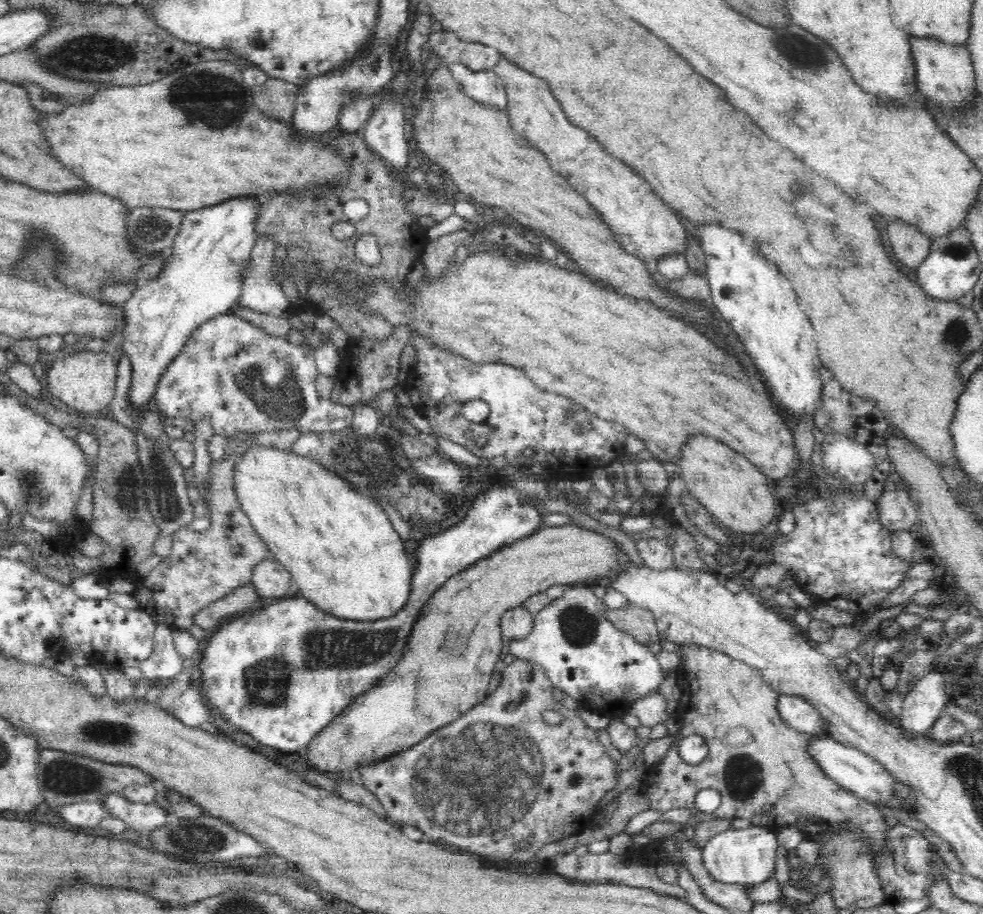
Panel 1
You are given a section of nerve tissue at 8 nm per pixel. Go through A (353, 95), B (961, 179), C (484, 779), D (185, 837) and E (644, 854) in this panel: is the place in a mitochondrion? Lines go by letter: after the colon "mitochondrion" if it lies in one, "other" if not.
A: other
B: other
C: mitochondrion
D: mitochondrion
E: other

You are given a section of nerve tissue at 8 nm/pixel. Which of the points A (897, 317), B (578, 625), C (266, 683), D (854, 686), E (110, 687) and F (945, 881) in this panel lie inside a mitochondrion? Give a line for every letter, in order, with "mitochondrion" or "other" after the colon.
A: other
B: mitochondrion
C: mitochondrion
D: other
E: other
F: other

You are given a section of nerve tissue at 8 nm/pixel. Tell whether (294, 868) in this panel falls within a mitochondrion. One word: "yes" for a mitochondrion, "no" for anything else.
no

